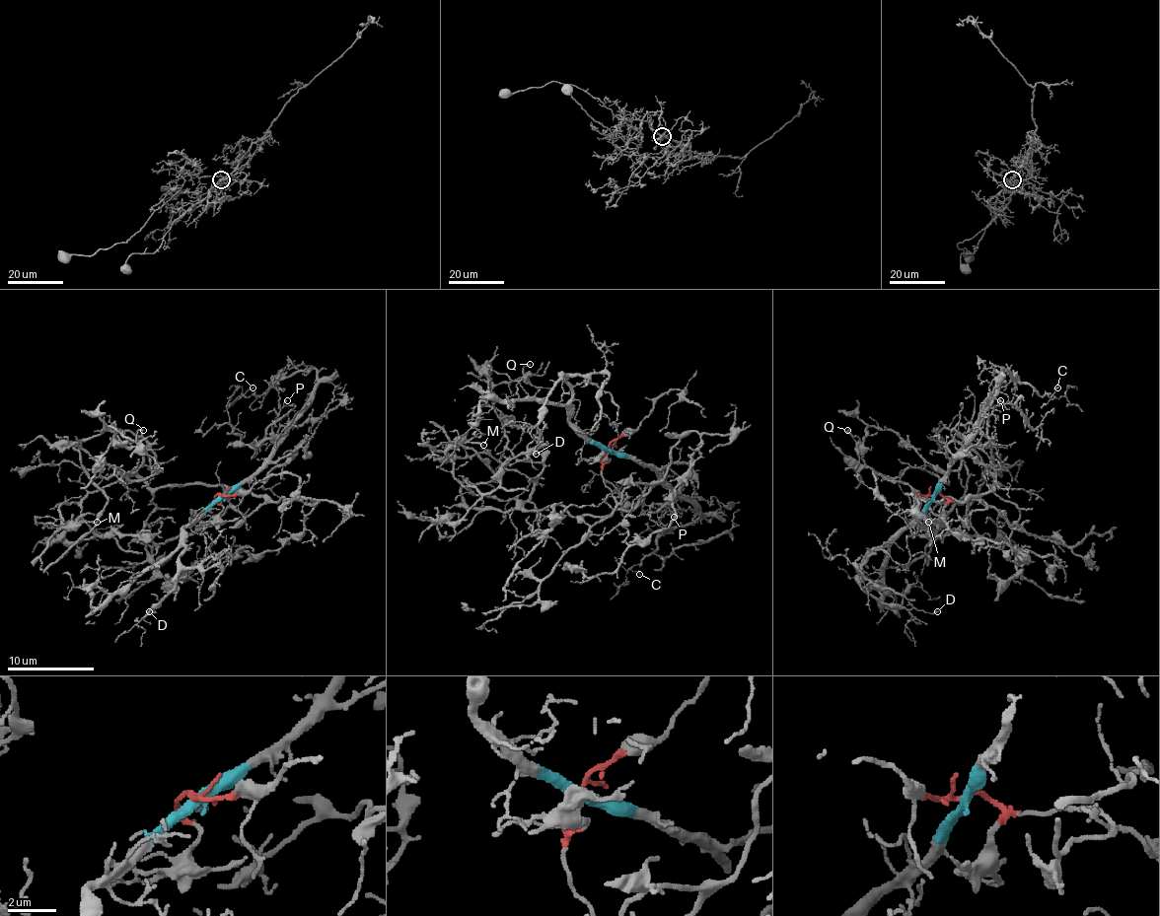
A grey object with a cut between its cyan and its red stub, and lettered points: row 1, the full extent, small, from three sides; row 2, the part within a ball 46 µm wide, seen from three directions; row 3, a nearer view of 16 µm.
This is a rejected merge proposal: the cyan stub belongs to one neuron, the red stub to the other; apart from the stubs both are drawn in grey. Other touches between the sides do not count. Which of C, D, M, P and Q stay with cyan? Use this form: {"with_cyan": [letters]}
{"with_cyan": ["C", "D", "P"]}

